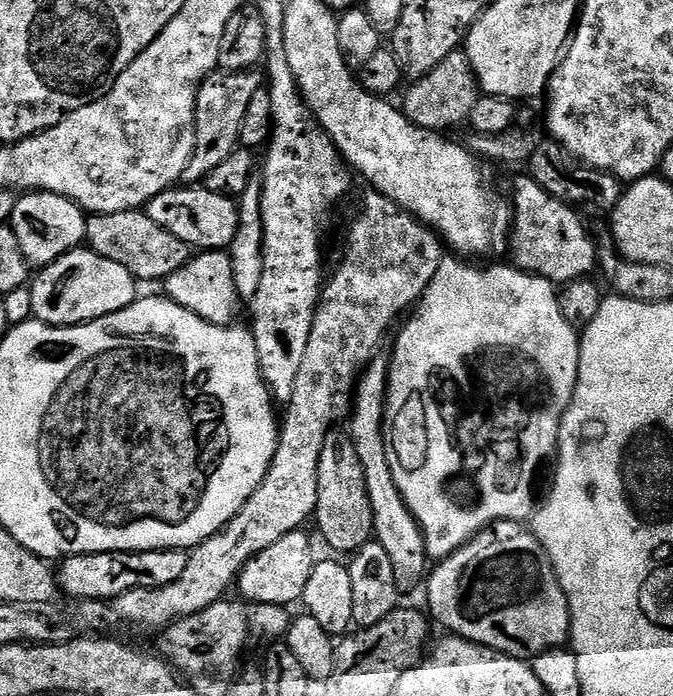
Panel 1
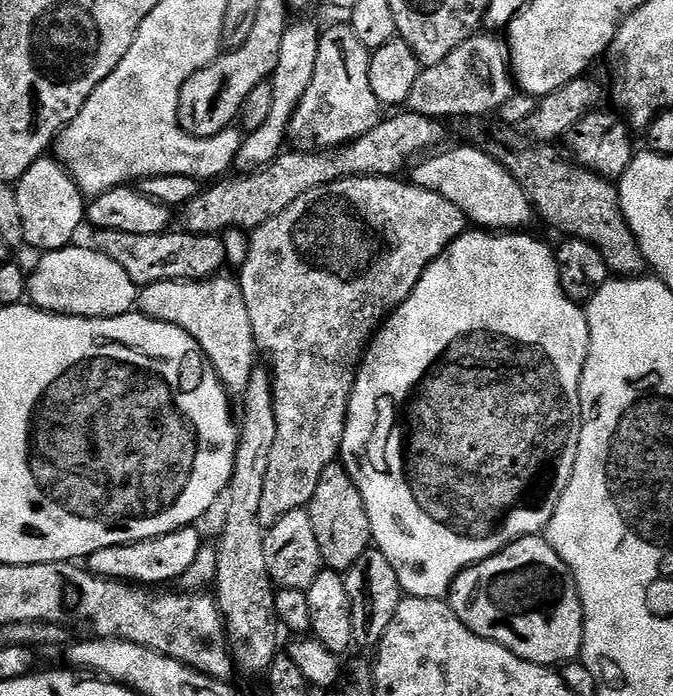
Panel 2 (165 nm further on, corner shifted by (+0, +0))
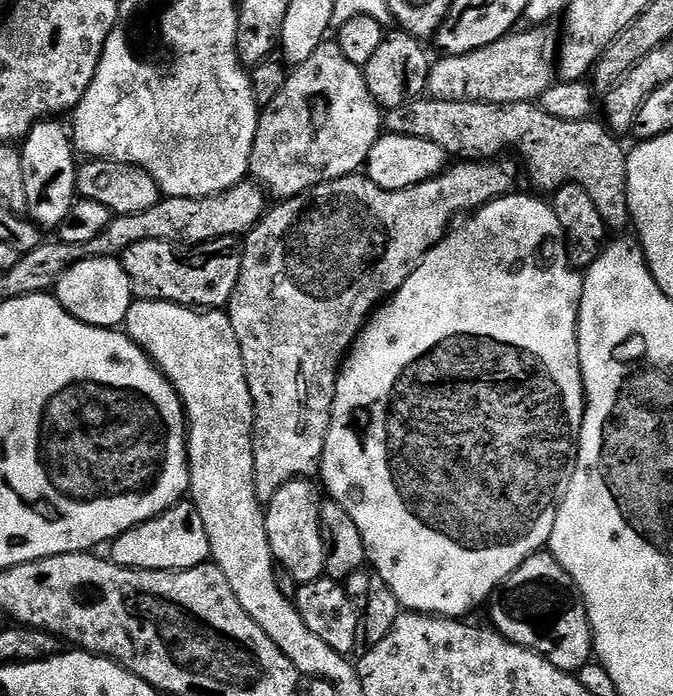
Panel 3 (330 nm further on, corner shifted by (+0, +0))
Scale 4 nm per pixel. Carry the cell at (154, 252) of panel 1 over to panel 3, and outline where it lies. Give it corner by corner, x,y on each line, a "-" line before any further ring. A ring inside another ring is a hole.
230,236
191,246
134,242
123,252
122,263
135,299
165,300
197,310
224,310
234,294
234,286
238,286
241,251
241,245

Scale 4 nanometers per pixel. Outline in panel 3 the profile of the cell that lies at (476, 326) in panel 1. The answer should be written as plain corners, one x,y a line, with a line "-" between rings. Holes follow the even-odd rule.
536,194
516,195
500,196
477,208
428,251
414,274
368,317
336,383
330,430
326,434
326,450
318,476
324,479
323,487
326,492
328,487
332,495
329,497
340,504
342,510
354,518
354,526
362,530
368,551
367,563
376,567
373,568
375,575
382,577
386,586
394,590
400,605
410,612
464,618
479,604
480,607
487,605
505,578
514,574
526,558
547,545
560,503
576,472
576,449
584,421
584,379
580,373
576,323
580,320
584,278
568,260
564,231
551,203

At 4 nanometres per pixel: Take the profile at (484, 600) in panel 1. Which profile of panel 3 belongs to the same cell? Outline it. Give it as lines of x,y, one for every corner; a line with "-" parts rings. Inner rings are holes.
541,550
526,558
526,562
522,562
522,566
518,566
518,570
514,570
514,574
507,576
504,583
492,593
486,611
492,619
489,620
491,627
503,634
510,643
545,656
564,672
579,673
580,668
593,659
592,627
584,600
580,597
574,578
566,574
566,570
553,558
551,551

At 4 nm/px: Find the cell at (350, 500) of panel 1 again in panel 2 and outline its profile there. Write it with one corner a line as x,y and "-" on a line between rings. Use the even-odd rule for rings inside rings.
339,463
326,466
326,470
322,470
322,478
318,478
318,490
314,490
314,498
310,498
307,509
310,522
314,525
314,538
318,538
318,550
324,559
323,567
341,574
347,573
347,568
355,569
358,558
362,558
362,554
366,554
372,544
372,531
358,488
352,484
352,479
345,474

